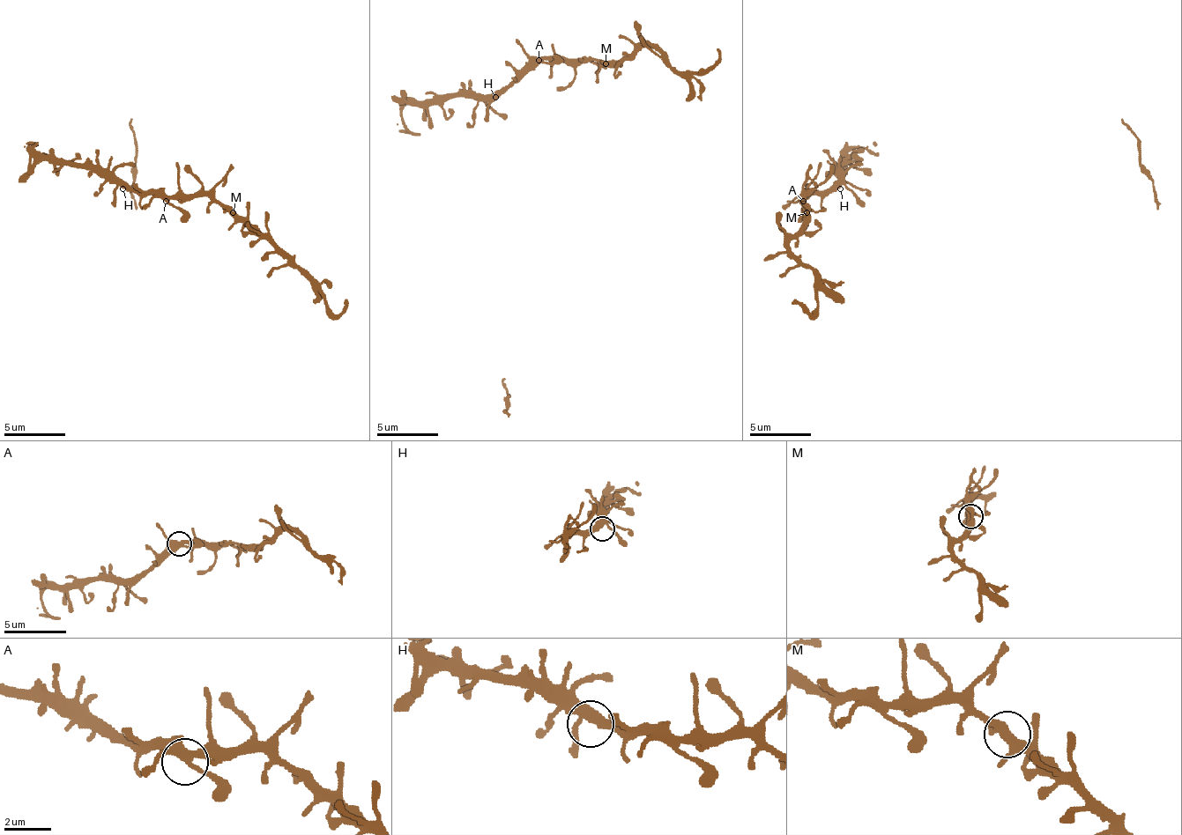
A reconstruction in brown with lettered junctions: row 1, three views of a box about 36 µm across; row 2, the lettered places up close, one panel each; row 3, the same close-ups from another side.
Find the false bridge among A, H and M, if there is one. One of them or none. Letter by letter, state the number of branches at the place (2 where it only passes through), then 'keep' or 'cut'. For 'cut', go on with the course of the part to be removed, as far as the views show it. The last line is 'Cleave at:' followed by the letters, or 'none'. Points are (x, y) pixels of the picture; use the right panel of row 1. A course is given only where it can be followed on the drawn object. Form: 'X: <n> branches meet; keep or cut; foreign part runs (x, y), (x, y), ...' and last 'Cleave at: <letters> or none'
A: 4 branches meet; keep
H: 3 branches meet; keep
M: 4 branches meet; keep
Cleave at: none

